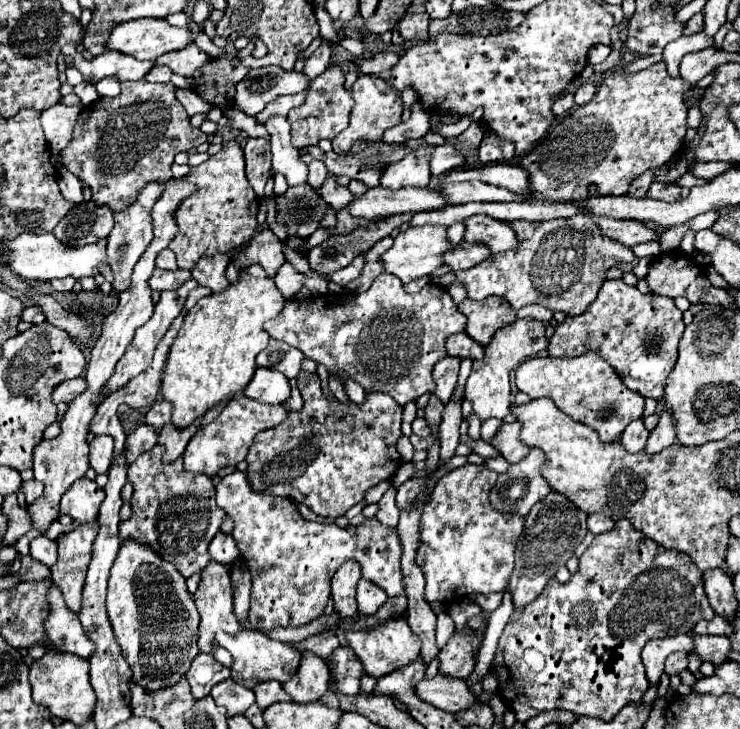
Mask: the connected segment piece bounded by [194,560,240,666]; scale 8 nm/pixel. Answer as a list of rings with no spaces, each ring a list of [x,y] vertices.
[[[210,560],[206,564],[206,568],[202,570],[202,580],[198,584],[198,590],[194,594],[196,598],[196,608],[198,608],[198,614],[200,614],[200,638],[198,638],[198,646],[202,652],[208,652],[212,654],[220,664],[224,666],[230,666],[230,654],[224,650],[224,648],[218,648],[218,650],[212,650],[212,642],[214,642],[214,636],[218,630],[224,630],[228,634],[236,634],[240,630],[240,622],[234,614],[234,586],[232,586],[232,580],[230,580],[230,570],[228,566],[222,566],[220,562],[214,562]]]

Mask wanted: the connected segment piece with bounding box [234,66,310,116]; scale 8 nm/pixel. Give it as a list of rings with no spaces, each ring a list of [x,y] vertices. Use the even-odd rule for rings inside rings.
[[[280,66],[256,68],[246,74],[246,78],[236,86],[236,108],[248,116],[256,116],[278,96],[304,92],[310,84],[302,72],[280,70]]]

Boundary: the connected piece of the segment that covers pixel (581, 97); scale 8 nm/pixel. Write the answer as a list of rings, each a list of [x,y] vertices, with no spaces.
[[[584,82],[584,84],[576,90],[576,94],[574,94],[576,106],[584,106],[588,100],[594,98],[594,94],[596,94],[596,86],[590,84],[590,82]]]

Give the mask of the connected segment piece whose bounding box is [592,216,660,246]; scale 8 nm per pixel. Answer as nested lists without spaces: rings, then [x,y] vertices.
[[[592,216],[592,220],[600,226],[604,236],[616,238],[626,246],[636,246],[642,242],[660,242],[660,232],[648,228],[638,220],[614,220],[606,216]]]

